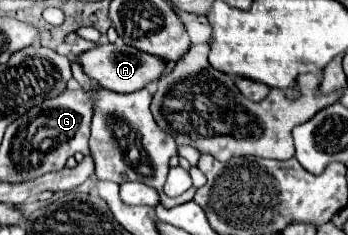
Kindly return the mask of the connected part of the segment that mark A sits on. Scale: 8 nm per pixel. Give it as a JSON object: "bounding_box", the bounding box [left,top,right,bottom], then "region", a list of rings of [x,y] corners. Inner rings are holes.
{"bounding_box":[79,43,167,93],"region":[[[103,43],[95,49],[85,51],[83,55],[79,55],[79,63],[83,65],[83,71],[93,77],[99,85],[117,93],[131,93],[141,87],[147,87],[151,81],[157,81],[167,69],[167,63],[163,63],[163,59],[159,59],[157,55],[149,55],[135,47],[113,43]]]}

